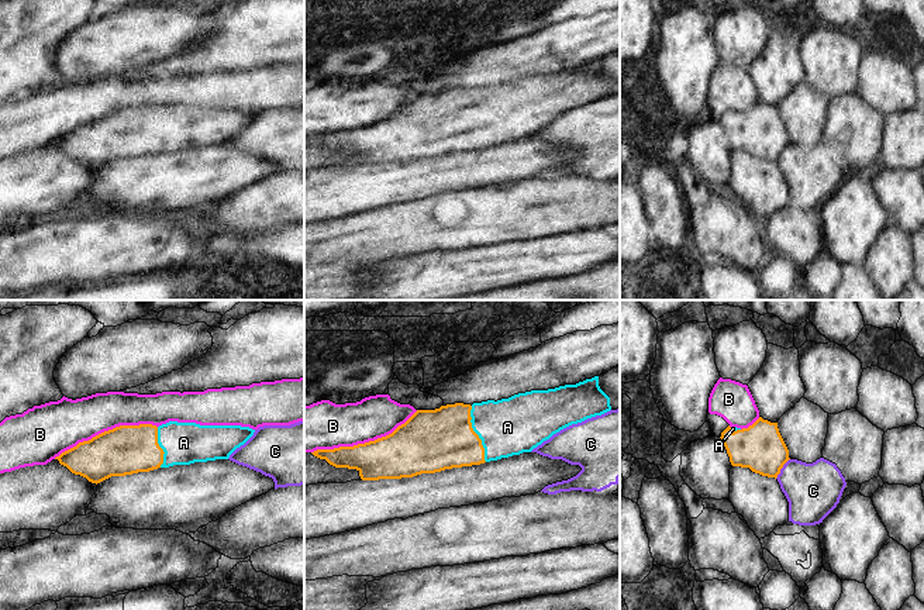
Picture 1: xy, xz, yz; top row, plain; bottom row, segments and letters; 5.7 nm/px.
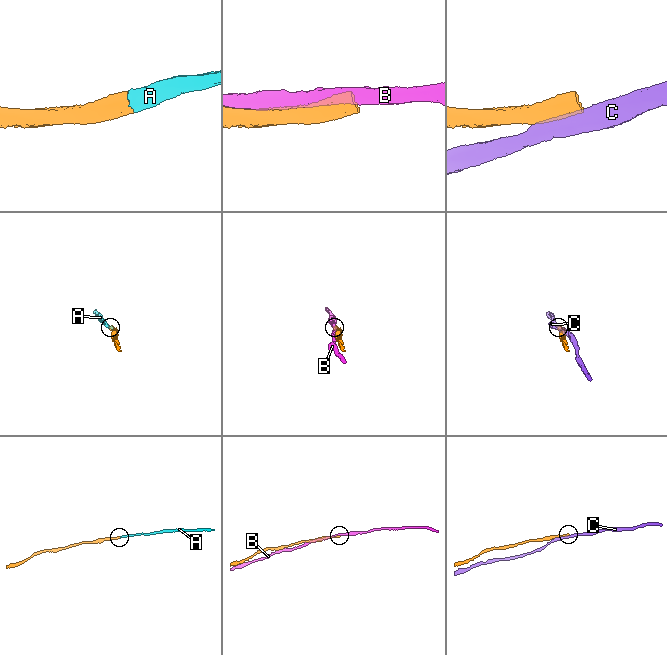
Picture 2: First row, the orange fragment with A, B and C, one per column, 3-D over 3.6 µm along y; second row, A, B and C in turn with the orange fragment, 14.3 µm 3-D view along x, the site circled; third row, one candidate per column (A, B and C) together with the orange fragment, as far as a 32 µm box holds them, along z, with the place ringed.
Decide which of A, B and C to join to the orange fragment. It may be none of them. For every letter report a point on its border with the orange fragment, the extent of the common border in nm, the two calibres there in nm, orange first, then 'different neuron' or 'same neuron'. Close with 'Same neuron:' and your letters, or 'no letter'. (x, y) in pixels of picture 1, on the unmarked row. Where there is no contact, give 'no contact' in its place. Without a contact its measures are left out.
A: xz (476, 119) | 340 nm | 360/320 nm | same neuron
B: xz (365, 127) | 650 nm | 280/280 nm | different neuron
C: yz (782, 151) | 150 nm | 260/320 nm | different neuron
Same neuron: A

